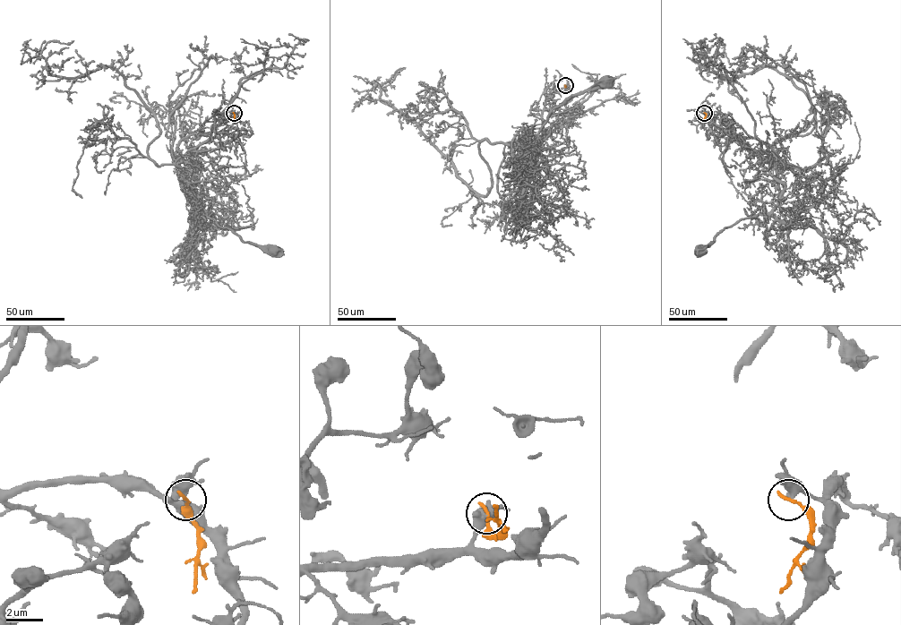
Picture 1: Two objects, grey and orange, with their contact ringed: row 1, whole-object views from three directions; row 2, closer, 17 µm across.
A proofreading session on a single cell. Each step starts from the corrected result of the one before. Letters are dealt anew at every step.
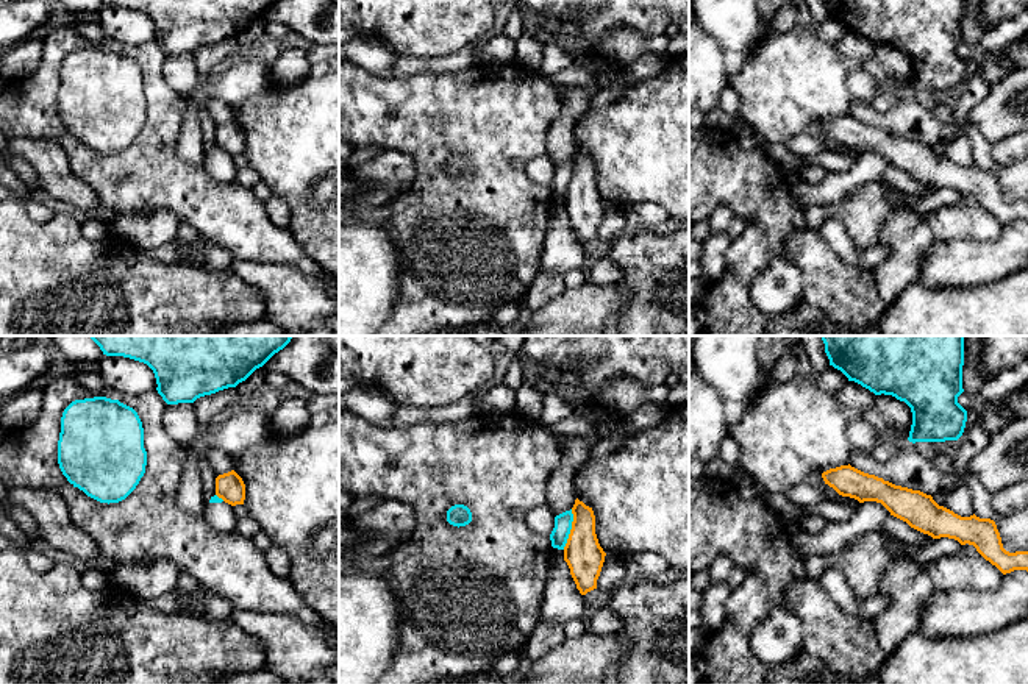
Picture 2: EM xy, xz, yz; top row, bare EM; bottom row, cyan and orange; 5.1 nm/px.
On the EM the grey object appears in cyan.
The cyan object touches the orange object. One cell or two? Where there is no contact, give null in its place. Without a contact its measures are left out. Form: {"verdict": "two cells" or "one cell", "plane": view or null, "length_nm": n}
{"verdict": "two cells", "plane": "xz", "length_nm": 220}

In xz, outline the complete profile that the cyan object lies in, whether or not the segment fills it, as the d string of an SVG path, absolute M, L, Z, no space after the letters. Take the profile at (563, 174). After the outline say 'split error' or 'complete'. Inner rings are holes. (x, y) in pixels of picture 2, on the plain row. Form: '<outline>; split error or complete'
M572 159L555 167L555 178L550 184L553 198L564 200L572 180L572 172L573 172Z; complete

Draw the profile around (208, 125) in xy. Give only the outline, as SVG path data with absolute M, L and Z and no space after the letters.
M203 102L198 105L198 119L202 126L202 142L205 153L209 153L209 150L216 145L216 128L217 128L216 122L209 116L208 103L209 102Z

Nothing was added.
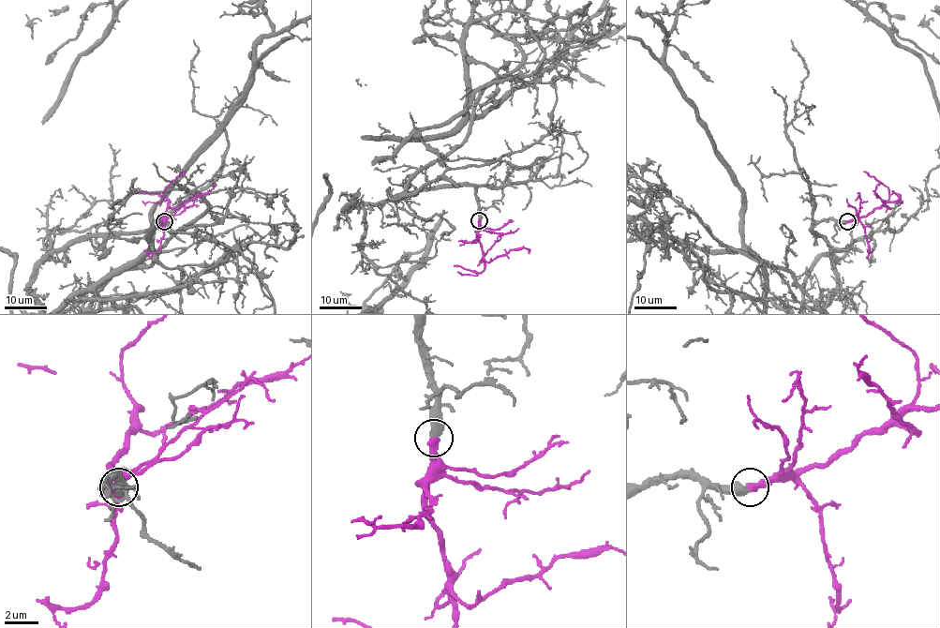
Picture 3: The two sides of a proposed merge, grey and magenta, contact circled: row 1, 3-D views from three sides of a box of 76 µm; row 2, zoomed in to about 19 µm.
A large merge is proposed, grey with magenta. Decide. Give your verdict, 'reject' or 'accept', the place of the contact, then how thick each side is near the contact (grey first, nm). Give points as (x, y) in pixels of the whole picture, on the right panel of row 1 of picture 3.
accept; at (847, 221); 550 nm thick on the grey side, 480 nm on the other

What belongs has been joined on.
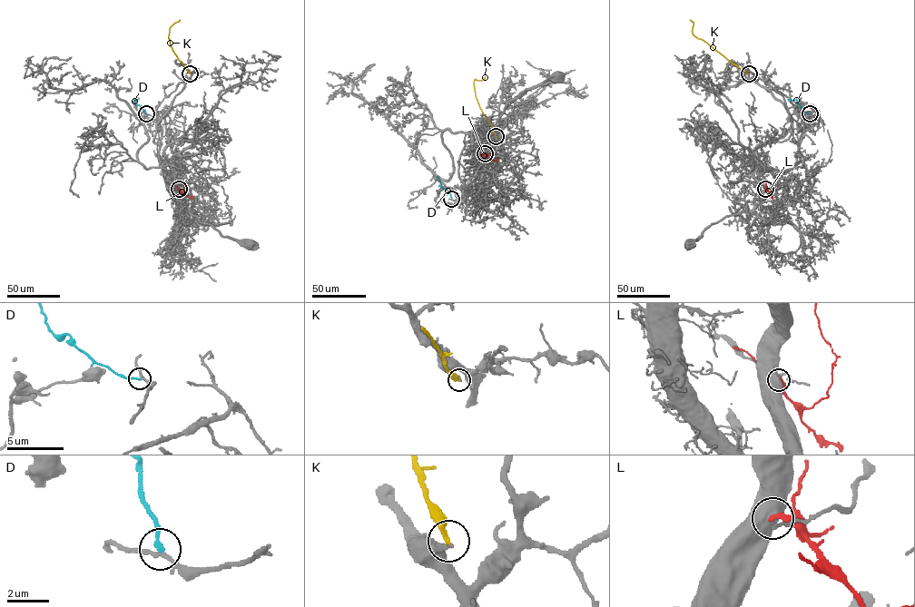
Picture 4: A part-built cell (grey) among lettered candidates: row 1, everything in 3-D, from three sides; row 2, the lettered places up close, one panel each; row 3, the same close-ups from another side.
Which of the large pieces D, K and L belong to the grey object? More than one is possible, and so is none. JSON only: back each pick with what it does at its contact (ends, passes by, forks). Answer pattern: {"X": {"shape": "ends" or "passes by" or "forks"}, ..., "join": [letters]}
{"join": []}

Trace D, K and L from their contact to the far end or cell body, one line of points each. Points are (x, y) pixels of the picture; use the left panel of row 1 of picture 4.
D: (146, 113), (134, 99)
K: (190, 73), (174, 53), (168, 38), (170, 27), (180, 20)
L: (179, 189), (184, 195), (191, 198), (191, 195)

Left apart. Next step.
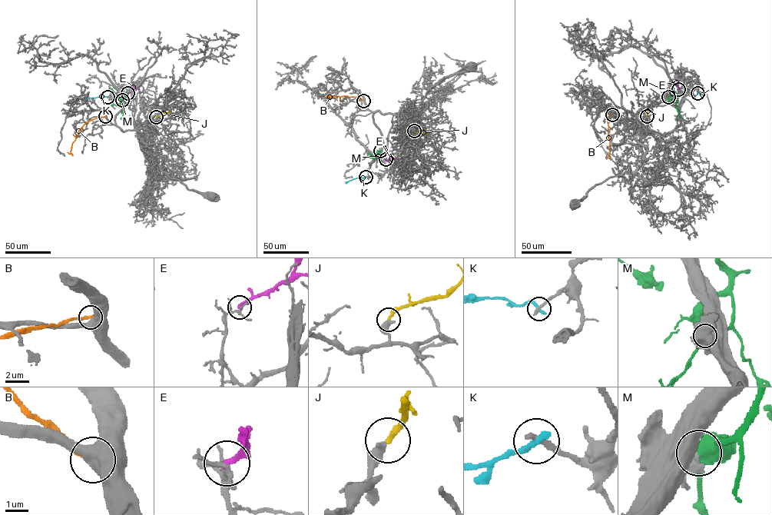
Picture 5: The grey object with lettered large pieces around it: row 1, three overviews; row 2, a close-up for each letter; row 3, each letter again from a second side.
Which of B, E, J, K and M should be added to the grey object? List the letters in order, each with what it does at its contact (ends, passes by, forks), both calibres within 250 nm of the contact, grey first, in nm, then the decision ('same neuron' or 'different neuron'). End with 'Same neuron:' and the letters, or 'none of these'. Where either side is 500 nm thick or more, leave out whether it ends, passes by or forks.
B: 550 nm thick on the grey side, 280 nm on the other; different neuron
E: it ends there; 140 nm thick on the grey side, 280 nm on the other; different neuron
J: it ends there; 480 nm thick on the grey side, 260 nm on the other; same neuron
K: it ends there; 320 nm thick on the grey side, 360 nm on the other; different neuron
M: 500 nm thick on the grey side, 500 nm on the other; different neuron
Same neuron: J

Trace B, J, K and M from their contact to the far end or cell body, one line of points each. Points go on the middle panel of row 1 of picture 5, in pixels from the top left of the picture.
B: (363, 101), (357, 97), (329, 96), (330, 98)
J: (414, 131), (429, 131)
K: (366, 177), (346, 183)
M: (380, 151), (382, 153), (379, 161)

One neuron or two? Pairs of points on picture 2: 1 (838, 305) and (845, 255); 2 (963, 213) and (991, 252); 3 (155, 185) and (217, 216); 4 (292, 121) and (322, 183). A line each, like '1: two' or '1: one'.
1: two
2: two
3: one
4: one

